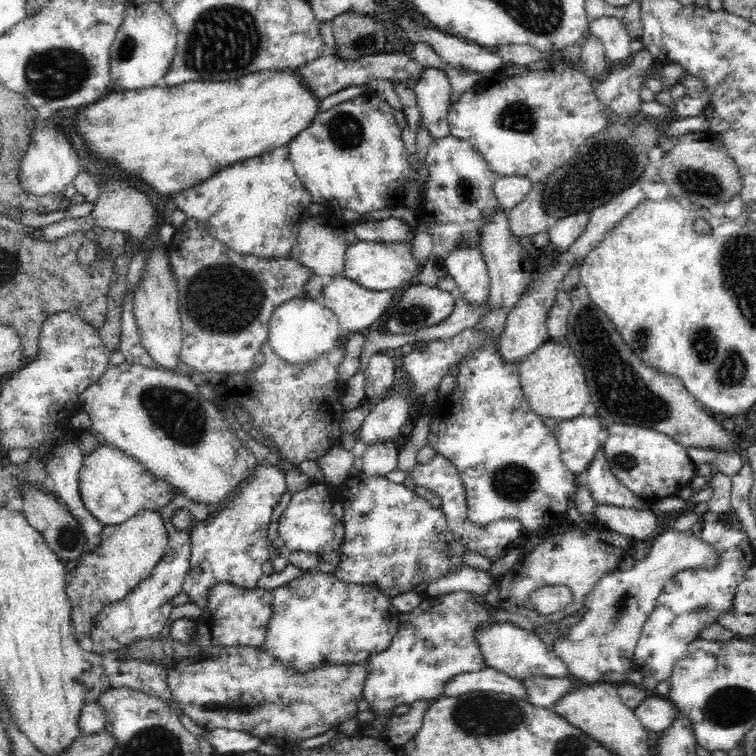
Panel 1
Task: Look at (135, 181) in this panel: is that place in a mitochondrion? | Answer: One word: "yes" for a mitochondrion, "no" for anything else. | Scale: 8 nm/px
no

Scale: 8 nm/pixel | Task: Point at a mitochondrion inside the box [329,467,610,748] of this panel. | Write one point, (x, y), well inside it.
(481, 714)

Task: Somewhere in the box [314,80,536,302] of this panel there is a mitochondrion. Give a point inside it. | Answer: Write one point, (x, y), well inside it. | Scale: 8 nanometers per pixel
(346, 130)

